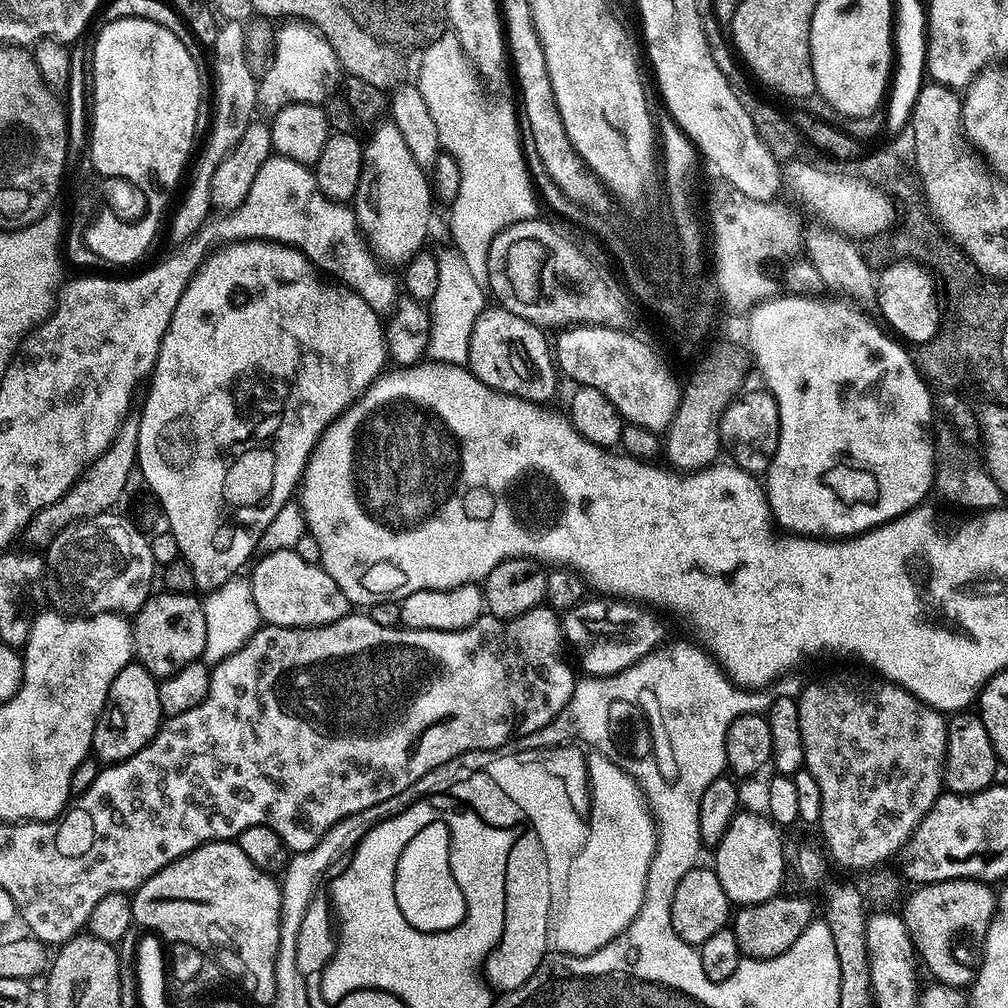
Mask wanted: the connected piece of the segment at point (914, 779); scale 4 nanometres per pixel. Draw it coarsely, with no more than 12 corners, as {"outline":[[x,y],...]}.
{"outline":[[891,680],[801,690],[818,831],[899,853],[944,788],[948,720]]}

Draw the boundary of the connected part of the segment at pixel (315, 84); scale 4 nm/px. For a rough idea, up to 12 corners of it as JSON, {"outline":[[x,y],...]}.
{"outline":[[284,22],[259,77],[269,110],[323,105],[341,87],[330,42]]}

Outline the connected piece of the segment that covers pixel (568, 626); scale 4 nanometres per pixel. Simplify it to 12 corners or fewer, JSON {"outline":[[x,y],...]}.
{"outline":[[585,599],[562,616],[589,677],[617,676],[661,647],[657,613]]}

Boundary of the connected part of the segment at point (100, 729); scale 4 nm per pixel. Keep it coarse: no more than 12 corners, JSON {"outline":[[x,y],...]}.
{"outline":[[139,662],[114,678],[92,752],[129,760],[162,723],[157,677]]}

